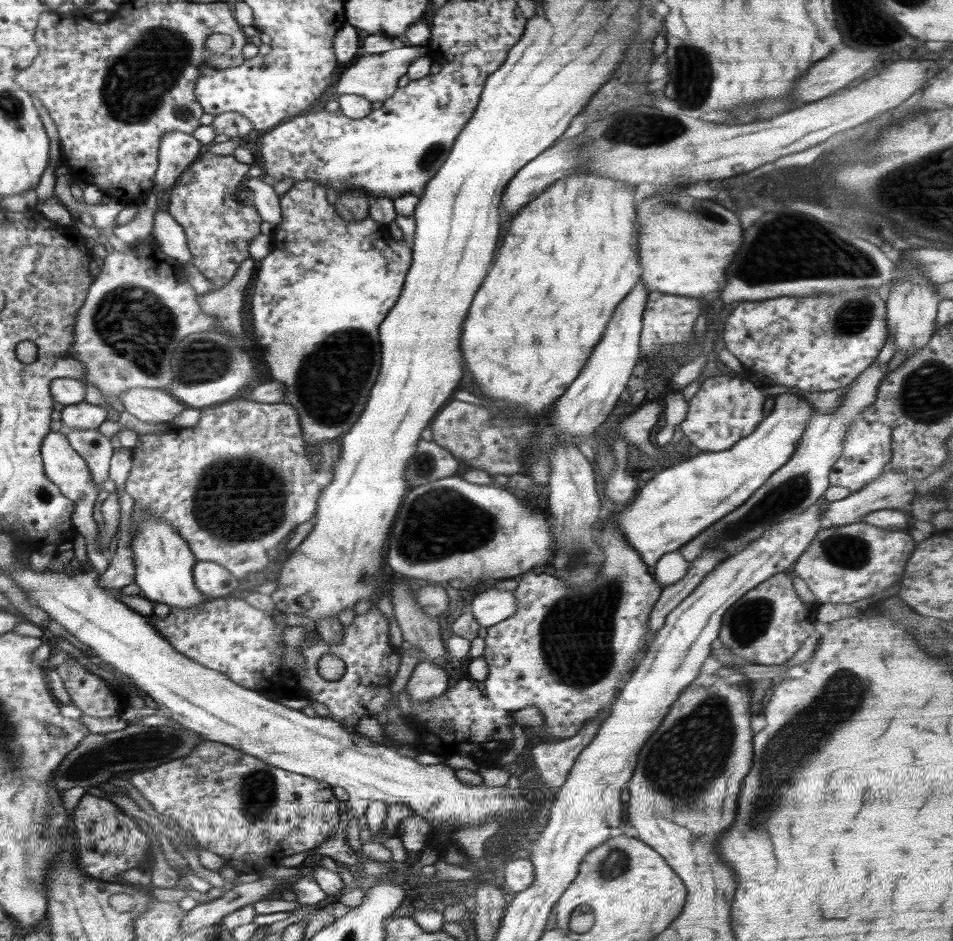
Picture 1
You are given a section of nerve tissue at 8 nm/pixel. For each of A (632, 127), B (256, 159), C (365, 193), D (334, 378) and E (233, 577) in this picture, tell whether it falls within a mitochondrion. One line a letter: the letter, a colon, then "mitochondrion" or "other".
A: mitochondrion
B: other
C: other
D: mitochondrion
E: other

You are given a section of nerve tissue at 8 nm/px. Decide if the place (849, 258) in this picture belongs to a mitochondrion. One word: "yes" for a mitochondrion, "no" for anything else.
yes

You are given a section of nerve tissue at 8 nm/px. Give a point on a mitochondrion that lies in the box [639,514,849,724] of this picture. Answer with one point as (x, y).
(747, 623)

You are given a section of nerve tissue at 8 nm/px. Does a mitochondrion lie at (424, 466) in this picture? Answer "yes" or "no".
yes

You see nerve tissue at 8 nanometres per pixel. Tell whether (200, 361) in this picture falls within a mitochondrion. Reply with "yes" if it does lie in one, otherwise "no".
yes

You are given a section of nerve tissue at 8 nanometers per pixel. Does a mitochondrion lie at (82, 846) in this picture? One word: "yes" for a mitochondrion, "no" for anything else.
no

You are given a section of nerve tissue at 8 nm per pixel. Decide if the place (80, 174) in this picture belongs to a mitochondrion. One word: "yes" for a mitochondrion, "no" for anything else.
no

